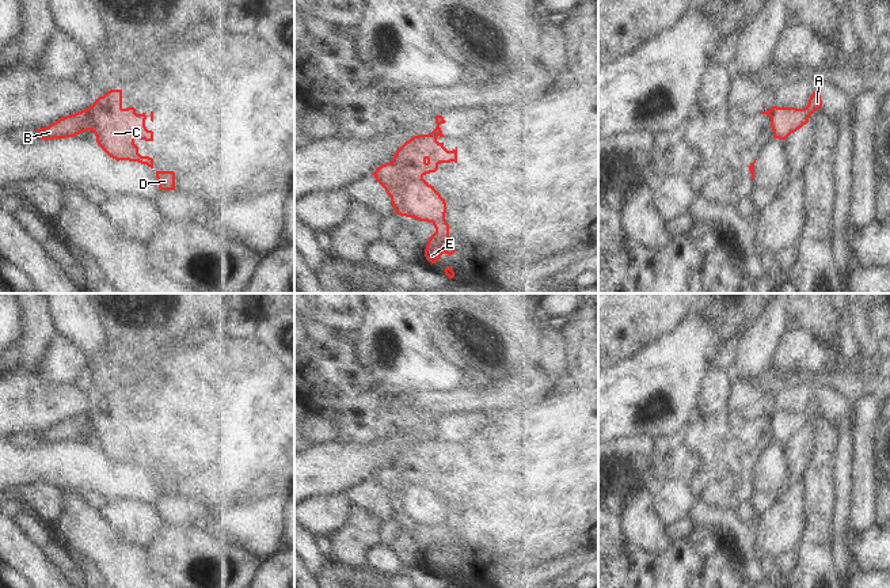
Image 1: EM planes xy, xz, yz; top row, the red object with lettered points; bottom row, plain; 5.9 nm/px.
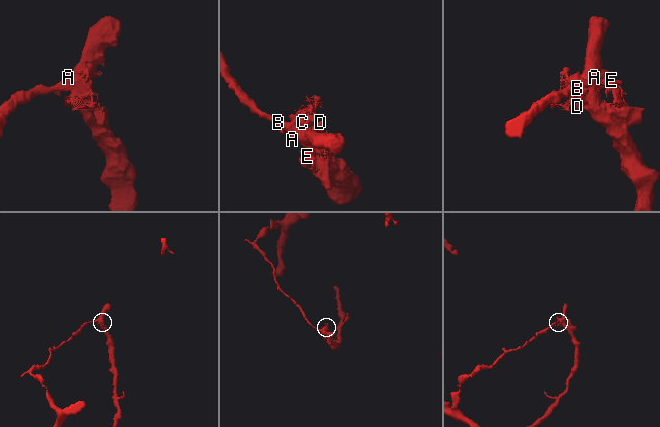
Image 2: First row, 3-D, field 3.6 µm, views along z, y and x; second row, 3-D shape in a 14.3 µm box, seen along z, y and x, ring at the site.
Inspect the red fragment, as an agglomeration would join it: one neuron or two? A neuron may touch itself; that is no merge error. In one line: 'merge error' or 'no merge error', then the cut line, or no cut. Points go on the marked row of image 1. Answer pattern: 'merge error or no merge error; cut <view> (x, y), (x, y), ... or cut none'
merge error; cut xz (391, 162), (407, 182), (400, 193), (404, 215)

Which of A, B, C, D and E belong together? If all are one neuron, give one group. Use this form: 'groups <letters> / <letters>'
groups A B / C D E

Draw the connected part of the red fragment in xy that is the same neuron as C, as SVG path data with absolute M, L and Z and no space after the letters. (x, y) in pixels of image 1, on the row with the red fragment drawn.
M110 90L90 106L92 133L98 145L113 159L138 162L153 168L153 159L141 156L136 139L153 141L153 132L145 126L145 113L122 107L122 90Z

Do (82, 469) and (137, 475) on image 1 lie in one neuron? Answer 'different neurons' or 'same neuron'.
same neuron

